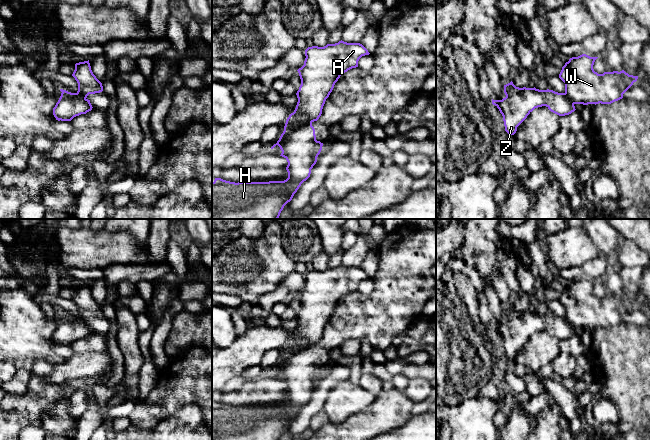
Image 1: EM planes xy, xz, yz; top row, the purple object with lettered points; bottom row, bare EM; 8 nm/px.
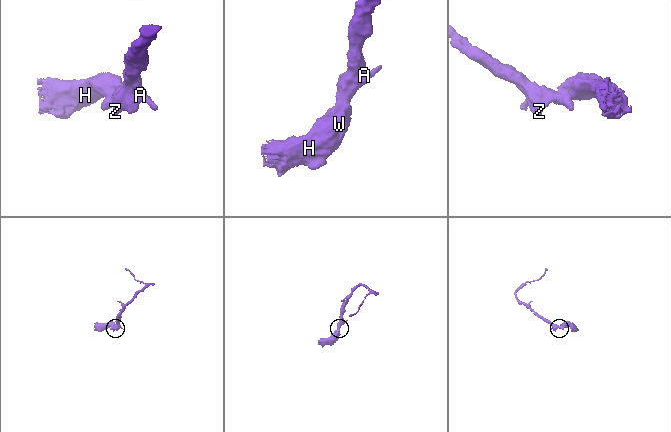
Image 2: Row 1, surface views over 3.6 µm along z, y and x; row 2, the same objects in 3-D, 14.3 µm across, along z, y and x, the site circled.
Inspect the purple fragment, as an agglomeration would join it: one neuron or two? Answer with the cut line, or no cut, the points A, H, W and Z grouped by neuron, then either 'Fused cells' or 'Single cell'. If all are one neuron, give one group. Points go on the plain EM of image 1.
Split along xz (311, 345), (284, 353). Groups: A Z / H W. Fused cells

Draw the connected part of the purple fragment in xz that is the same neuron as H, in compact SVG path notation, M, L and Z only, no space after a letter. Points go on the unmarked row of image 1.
M310 346L300 351L284 353L271 373L276 369L282 375L280 380L288 386L288 402L284 405L238 407L215 402L212 406L212 440L280 440L284 430L292 424L301 408L310 401L323 367L316 364L315 353Z

